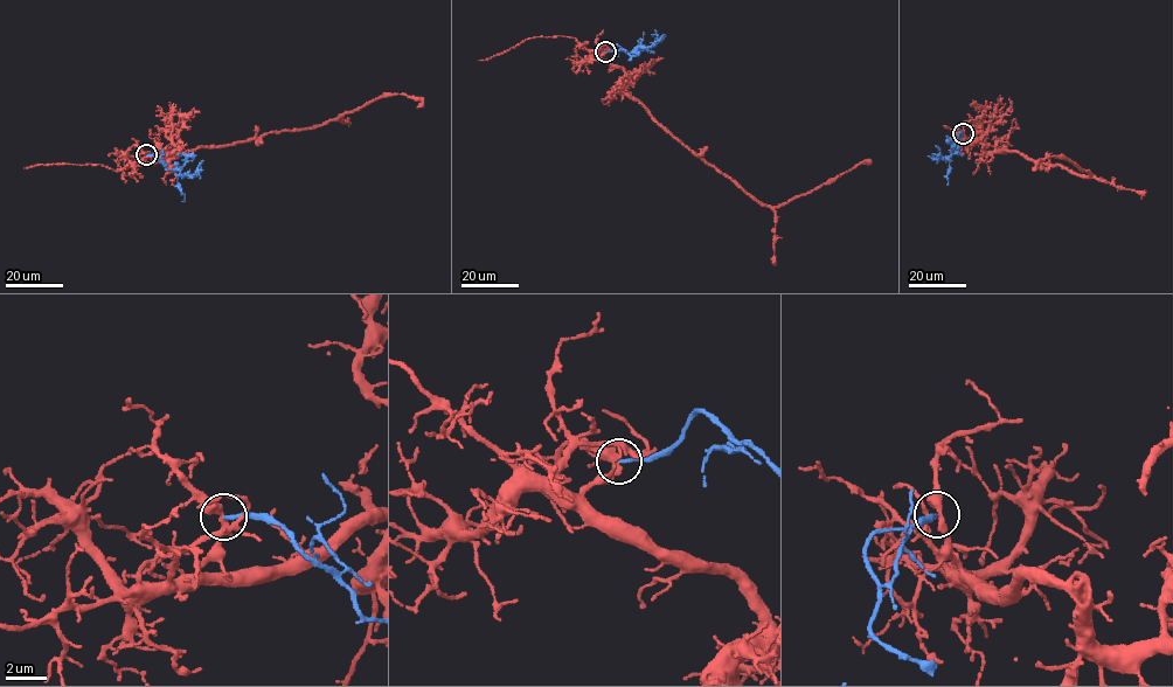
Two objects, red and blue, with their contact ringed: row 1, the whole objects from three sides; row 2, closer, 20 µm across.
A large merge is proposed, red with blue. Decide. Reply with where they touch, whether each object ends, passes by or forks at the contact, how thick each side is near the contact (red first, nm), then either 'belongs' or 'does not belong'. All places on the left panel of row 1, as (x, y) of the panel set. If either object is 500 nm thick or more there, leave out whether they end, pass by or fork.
place (146, 154); red forks; blue ends; calibres 300 and 160 nm; does not belong

